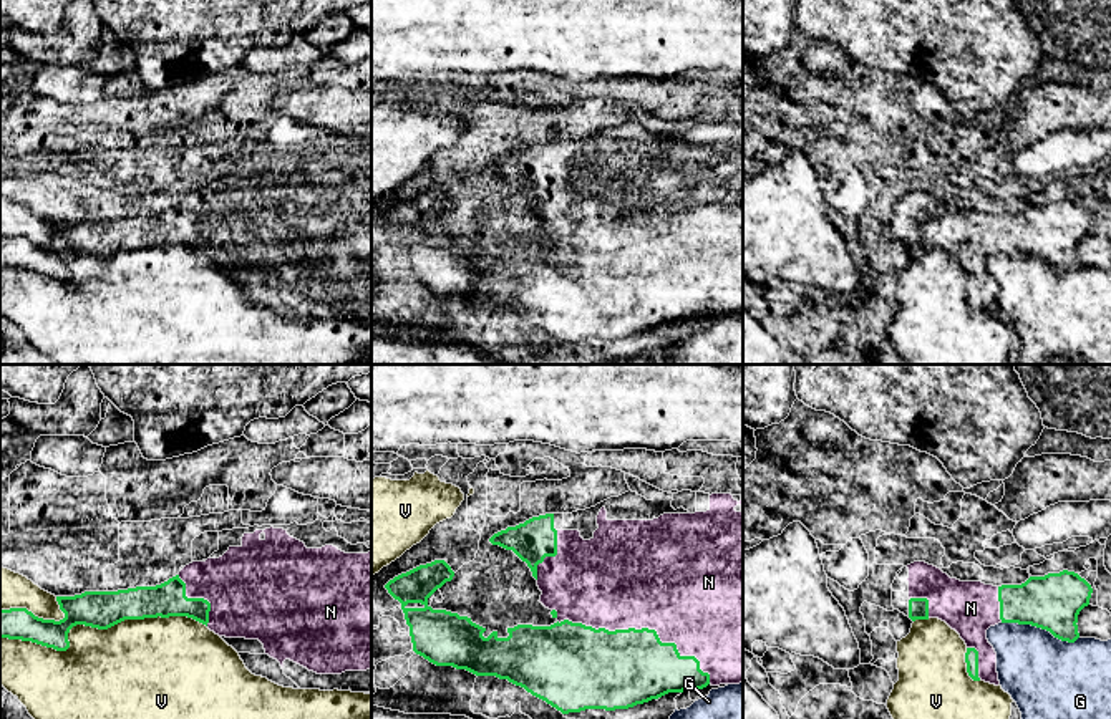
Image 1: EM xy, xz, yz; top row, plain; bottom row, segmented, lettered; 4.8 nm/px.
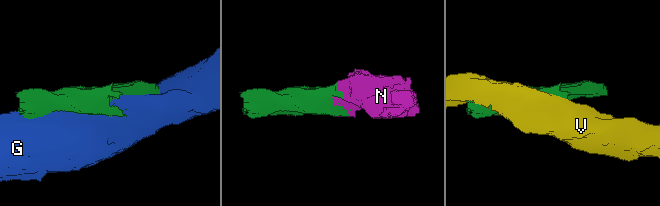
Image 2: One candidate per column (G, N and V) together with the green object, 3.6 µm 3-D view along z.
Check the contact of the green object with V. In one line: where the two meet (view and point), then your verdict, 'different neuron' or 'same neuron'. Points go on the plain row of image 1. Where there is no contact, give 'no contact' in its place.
xy (95, 255) | different neuron

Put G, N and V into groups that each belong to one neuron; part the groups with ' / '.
G / N / V

